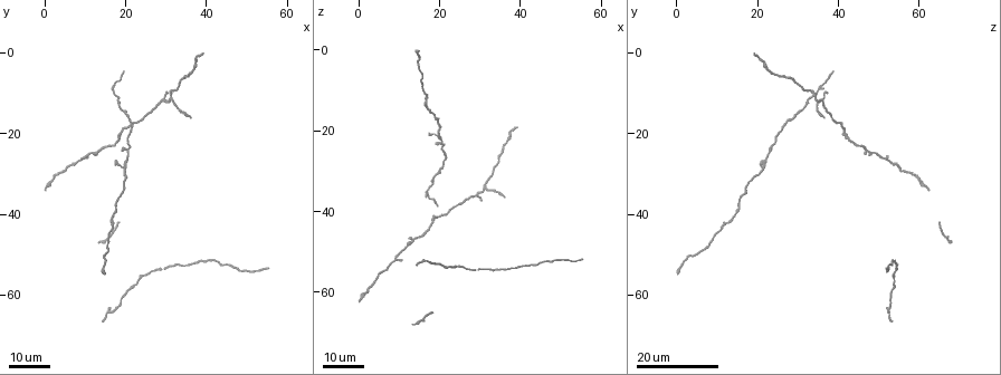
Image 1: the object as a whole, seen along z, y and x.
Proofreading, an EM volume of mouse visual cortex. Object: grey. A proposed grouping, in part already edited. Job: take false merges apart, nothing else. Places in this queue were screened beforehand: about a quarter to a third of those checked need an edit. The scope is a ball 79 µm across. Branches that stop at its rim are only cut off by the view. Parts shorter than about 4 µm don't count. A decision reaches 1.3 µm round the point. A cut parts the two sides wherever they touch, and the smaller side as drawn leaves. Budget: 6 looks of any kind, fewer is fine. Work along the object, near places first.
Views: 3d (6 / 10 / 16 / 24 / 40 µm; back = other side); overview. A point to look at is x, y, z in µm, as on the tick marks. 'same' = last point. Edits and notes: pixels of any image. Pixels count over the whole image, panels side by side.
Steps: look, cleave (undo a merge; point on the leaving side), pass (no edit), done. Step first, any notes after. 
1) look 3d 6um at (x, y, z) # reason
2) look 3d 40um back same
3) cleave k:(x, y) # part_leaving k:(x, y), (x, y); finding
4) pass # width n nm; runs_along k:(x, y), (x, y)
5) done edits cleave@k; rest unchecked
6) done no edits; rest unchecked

look 3d 16um at (9.0, 26.0, 52.5) # three-way junction

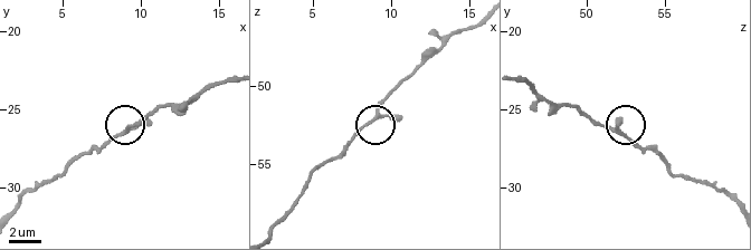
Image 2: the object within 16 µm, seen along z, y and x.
look 3d 10um at (8.6, 26.6, 52.4)

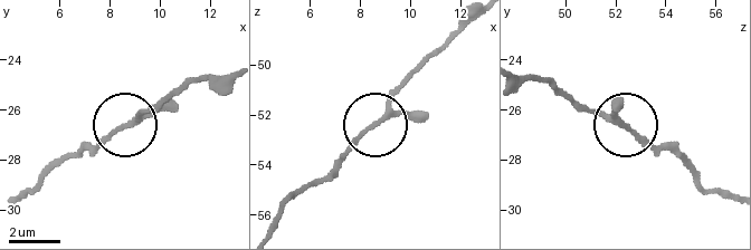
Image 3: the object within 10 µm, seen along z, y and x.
look 3d 6um at (8.7, 26.5, 52.2)

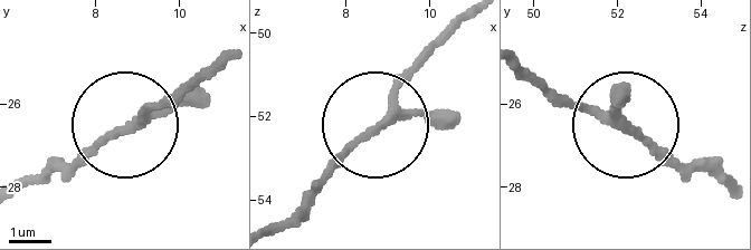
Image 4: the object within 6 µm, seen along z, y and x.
pass # runs_along 4:(125, 132), (186, 85); one cell here

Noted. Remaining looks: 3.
look 3d 16um at (16.5, 9.5, 35.5)

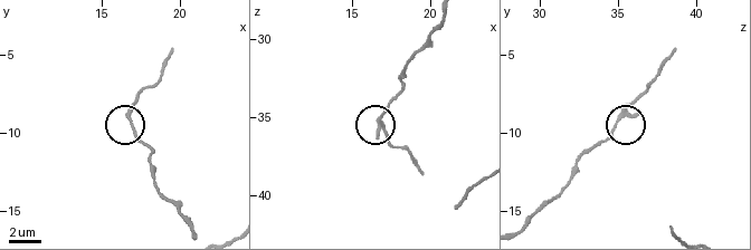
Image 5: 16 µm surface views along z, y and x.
look 3d 10um at (17.2, 9.6, 34.8)

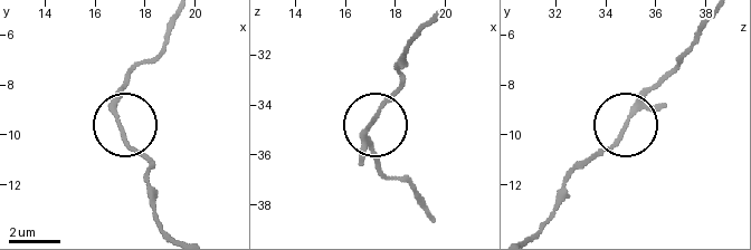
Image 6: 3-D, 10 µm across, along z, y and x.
pass # all the same cell

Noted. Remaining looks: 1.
done no edits; rest unchecked

